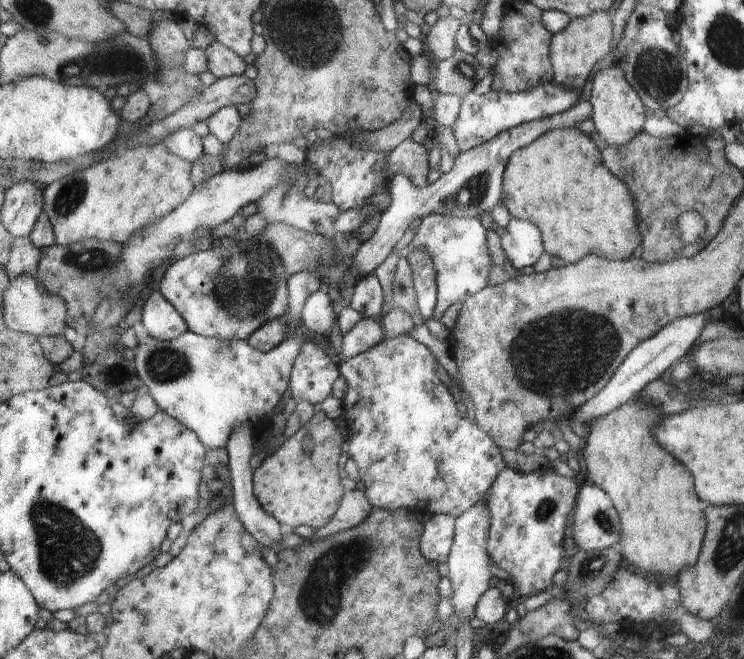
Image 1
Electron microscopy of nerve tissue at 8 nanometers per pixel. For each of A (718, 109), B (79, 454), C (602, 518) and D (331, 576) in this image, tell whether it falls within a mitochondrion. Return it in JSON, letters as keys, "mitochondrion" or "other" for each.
{"A":"other","B":"other","C":"mitochondrion","D":"mitochondrion"}

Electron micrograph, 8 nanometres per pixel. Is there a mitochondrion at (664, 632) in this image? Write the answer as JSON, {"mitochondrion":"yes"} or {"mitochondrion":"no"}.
{"mitochondrion":"no"}

